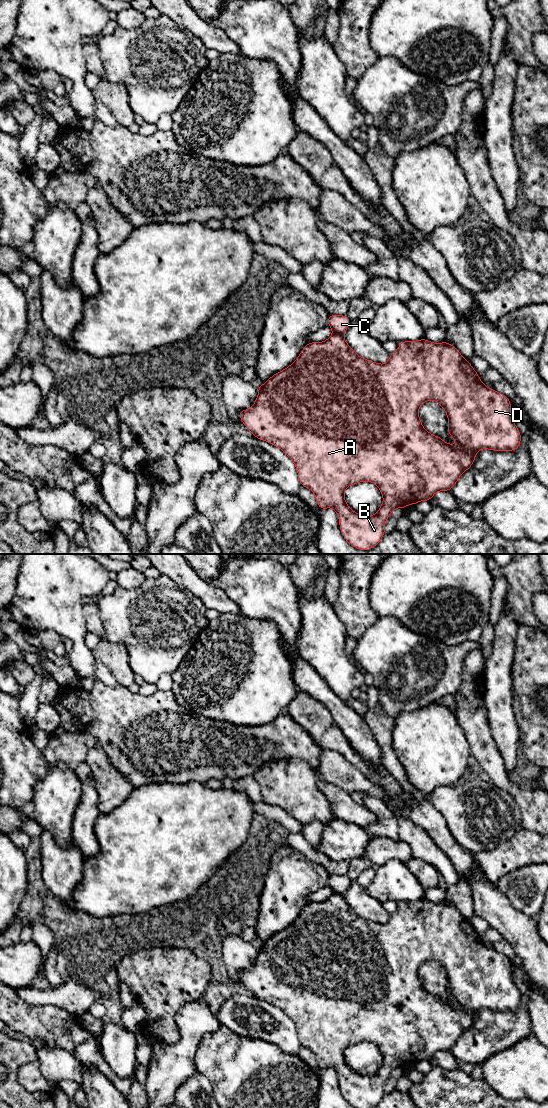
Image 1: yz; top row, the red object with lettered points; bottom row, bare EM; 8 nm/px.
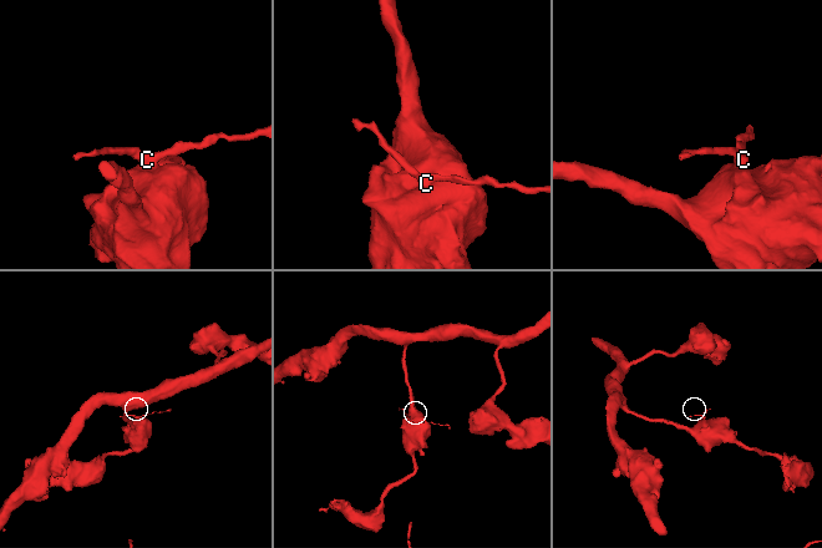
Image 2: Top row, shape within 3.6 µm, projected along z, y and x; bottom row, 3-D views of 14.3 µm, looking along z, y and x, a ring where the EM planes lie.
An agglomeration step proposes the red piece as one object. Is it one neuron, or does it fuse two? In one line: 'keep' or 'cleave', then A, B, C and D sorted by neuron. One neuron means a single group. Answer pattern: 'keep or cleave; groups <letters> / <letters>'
cleave; groups A B D / C

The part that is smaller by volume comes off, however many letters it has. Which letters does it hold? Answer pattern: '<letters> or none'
C

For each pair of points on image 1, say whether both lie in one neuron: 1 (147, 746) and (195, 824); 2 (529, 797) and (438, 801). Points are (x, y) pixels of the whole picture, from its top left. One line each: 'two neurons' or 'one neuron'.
1: two neurons
2: two neurons

